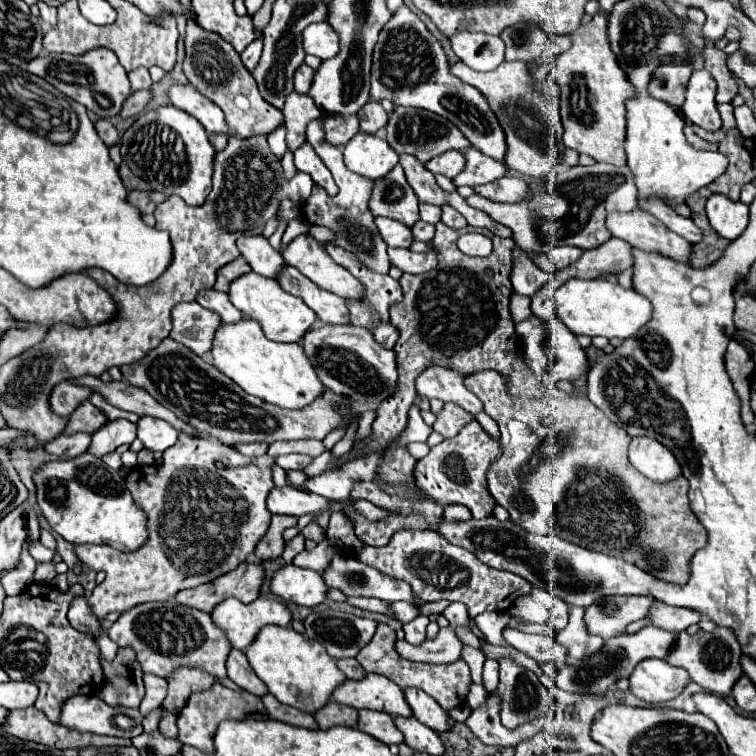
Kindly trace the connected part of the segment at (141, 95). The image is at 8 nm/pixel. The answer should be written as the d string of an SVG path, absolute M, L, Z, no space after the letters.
M134 91L128 99L126 99L126 105L122 105L122 113L118 113L122 119L126 117L134 117L138 115L144 105L150 101L150 91Z

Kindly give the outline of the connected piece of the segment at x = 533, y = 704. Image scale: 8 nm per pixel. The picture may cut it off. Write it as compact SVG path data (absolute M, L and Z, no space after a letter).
M510 659L500 661L500 683L498 683L496 691L492 691L490 695L500 699L500 721L508 729L516 729L516 727L524 725L526 721L544 717L552 707L552 693L540 683L540 679L532 671L516 665Z

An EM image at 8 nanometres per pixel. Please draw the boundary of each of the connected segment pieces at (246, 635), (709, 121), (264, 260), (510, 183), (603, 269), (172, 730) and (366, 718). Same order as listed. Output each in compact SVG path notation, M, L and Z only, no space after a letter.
M262 597L252 603L226 599L212 611L212 621L226 633L228 641L236 649L246 649L264 625L284 627L290 623L290 619L290 611L284 603Z
M706 69L694 71L688 83L686 101L682 105L682 113L688 121L700 125L702 129L716 131L720 129L720 113L716 111L716 81Z
M258 235L258 237L240 237L238 239L238 249L240 255L250 263L252 271L264 275L264 277L274 277L278 275L278 271L286 265L280 251L274 251L268 243L266 237Z
M502 177L502 179L486 183L486 185L478 185L474 191L478 195L490 199L490 201L504 201L504 203L526 201L526 197L530 195L530 189L528 189L526 181L508 179L508 177Z
M612 237L610 241L606 241L604 245L584 251L582 257L570 265L568 269L556 271L548 285L544 287L546 293L554 293L564 281L578 277L578 279L596 279L596 277L604 277L604 275L618 275L626 269L632 267L632 257L630 257L630 245L622 239Z
M164 709L162 713L164 713L164 715L160 717L160 722L158 726L159 732L168 738L177 739L177 715L174 715L174 713L170 713L170 711L166 711L166 709Z
M360 709L358 711L358 723L356 723L356 727L360 731L376 737L378 741L382 741L386 745L390 745L390 743L402 743L404 741L404 735L396 729L392 715L382 713L382 711Z

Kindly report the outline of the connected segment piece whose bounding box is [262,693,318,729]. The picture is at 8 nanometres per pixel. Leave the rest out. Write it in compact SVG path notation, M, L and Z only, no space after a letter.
M270 693L262 695L262 703L264 703L264 707L272 719L278 719L278 721L284 721L290 725L298 725L298 727L306 727L306 729L318 729L314 717L310 713L304 713L296 707L284 705L284 703L276 701Z

